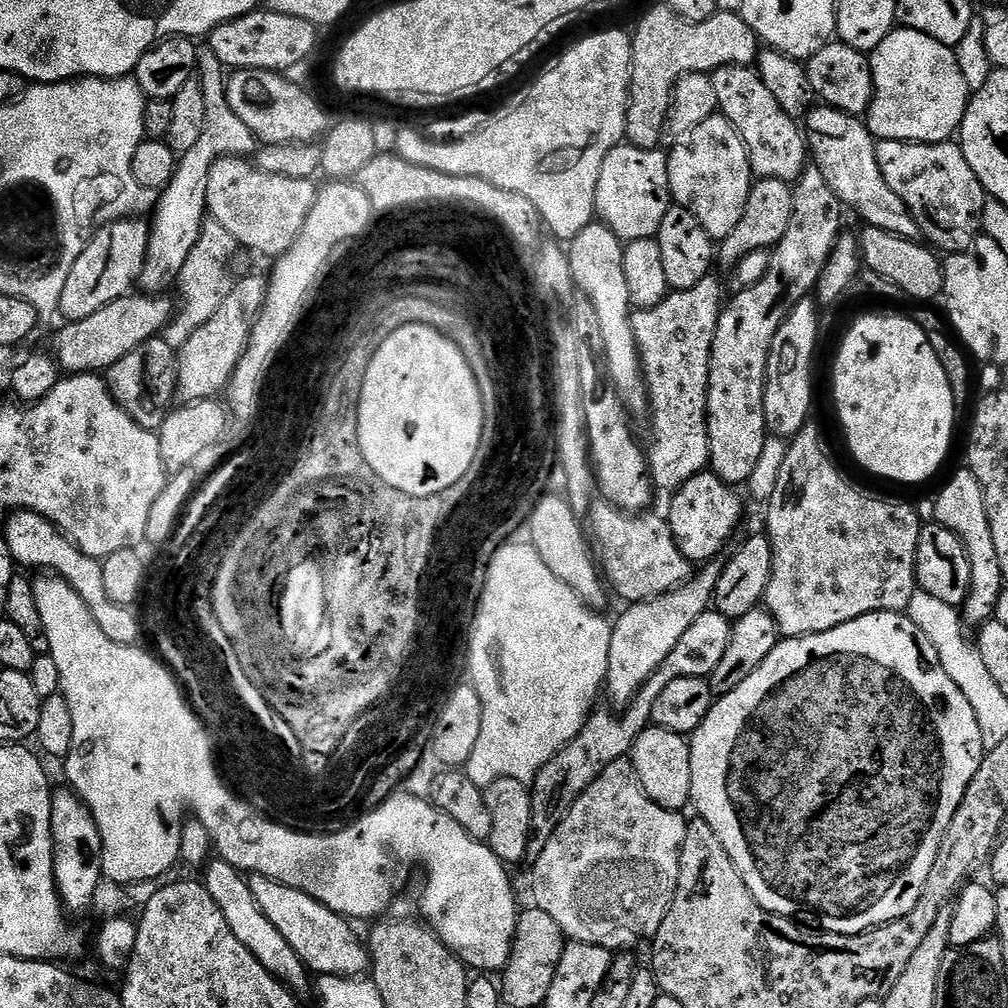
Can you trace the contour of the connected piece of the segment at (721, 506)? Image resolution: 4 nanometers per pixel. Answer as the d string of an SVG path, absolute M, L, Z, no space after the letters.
M705 470L694 474L690 482L682 485L678 491L671 493L666 511L666 519L670 530L674 534L674 542L678 550L696 566L703 566L715 561L716 556L732 540L740 519L744 516L744 504L735 487L722 478L718 478L712 471Z

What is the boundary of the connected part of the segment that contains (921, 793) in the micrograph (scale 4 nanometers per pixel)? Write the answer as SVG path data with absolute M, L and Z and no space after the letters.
M875 612L866 614L862 618L854 618L842 626L834 626L825 632L815 632L813 636L789 636L781 639L780 643L774 646L774 650L770 650L766 662L762 662L762 666L758 666L758 670L754 670L754 674L750 674L750 678L746 678L746 682L742 682L742 686L730 690L730 694L719 697L713 703L710 714L706 714L702 726L698 726L698 730L691 733L690 747L692 749L690 754L691 803L694 808L696 804L697 810L700 811L697 812L699 819L705 820L710 826L710 830L714 830L714 834L718 834L718 842L722 842L722 846L726 846L726 854L730 854L734 866L738 866L738 874L742 874L742 878L746 882L750 894L758 902L758 906L762 906L767 912L774 913L775 916L791 918L801 925L811 926L821 932L833 932L839 936L856 936L859 932L869 932L871 928L880 928L883 924L894 922L898 918L910 914L910 910L914 910L918 898L922 898L922 890L926 890L926 877L929 876L930 869L934 866L934 858L938 858L938 846L942 846L942 838L966 794L966 786L970 786L974 774L978 774L978 766L984 761L986 751L982 742L982 730L978 726L978 718L974 718L974 706L970 706L970 702L966 702L966 694L962 694L962 690L958 690L958 686L954 686L954 678L950 678L950 674L946 674L946 670L942 670L938 650L934 650L930 638L926 638L926 634L922 634L922 630L918 630L918 626L914 626L914 622L904 612Z

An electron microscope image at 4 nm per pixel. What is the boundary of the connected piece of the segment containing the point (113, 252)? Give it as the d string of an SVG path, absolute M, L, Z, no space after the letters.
M144 218L114 220L93 231L91 240L83 245L84 249L77 254L76 261L71 261L63 277L60 312L65 321L86 319L118 298L129 295L137 287L146 262L149 231L149 221Z

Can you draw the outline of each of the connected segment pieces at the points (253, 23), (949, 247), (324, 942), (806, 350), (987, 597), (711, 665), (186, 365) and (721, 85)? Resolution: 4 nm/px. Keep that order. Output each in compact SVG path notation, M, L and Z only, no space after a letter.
M257 10L218 26L208 33L206 44L225 69L286 74L290 66L298 66L298 62L311 57L311 52L316 48L316 35L316 25L302 22L302 18L289 18L287 14Z
M881 140L876 146L876 157L882 178L886 178L890 190L906 202L910 214L918 222L921 237L929 245L945 248L943 251L948 254L971 248L982 232L986 193L982 182L978 182L978 174L970 170L970 162L966 162L966 154L959 143Z
M253 875L250 880L252 893L266 918L290 942L294 954L302 958L309 973L320 976L342 976L356 978L367 973L370 968L370 953L365 941L356 937L349 921L334 910L322 906L310 894L294 890L288 884L279 884L265 876Z
M809 298L798 302L794 310L778 326L770 346L770 358L764 387L764 413L769 437L791 441L810 422L812 412L812 359L816 356L816 339L820 336L818 304Z
M967 466L961 467L961 472L956 472L944 484L944 489L936 496L936 505L932 512L935 523L941 524L946 530L950 530L964 544L966 554L970 558L970 590L962 605L962 619L965 625L979 626L987 624L993 619L1000 593L1005 591L1006 577L1002 574L1002 566L998 562L998 554L994 547L994 534L990 534L990 518L986 518L986 502L982 494L982 486L978 486L978 478L974 478Z
M703 612L698 622L694 622L694 626L690 626L690 630L686 630L686 634L678 638L678 646L670 650L666 662L662 662L659 670L645 682L631 705L619 713L620 717L615 716L615 711L593 711L578 738L574 738L574 742L567 744L561 752L554 754L554 758L550 758L550 762L546 762L546 766L542 766L542 770L530 785L532 833L528 842L529 861L534 862L542 854L542 850L546 850L546 842L550 842L554 830L558 830L568 808L574 806L576 799L596 781L602 770L606 770L610 762L623 760L631 753L636 739L652 724L654 702L660 697L662 690L666 690L666 686L670 686L670 682L678 678L708 678L714 670L718 670L718 664L722 662L726 648L730 646L732 625L733 621L727 620L721 612Z
M240 276L217 313L205 325L199 326L178 351L176 398L181 405L219 397L227 389L238 362L248 349L256 319L264 309L268 286L269 281L265 277L263 280L260 276Z
M731 64L711 73L714 91L718 93L719 115L731 122L744 139L753 177L761 180L799 180L810 160L808 141L797 121L766 90L760 73L748 66Z

